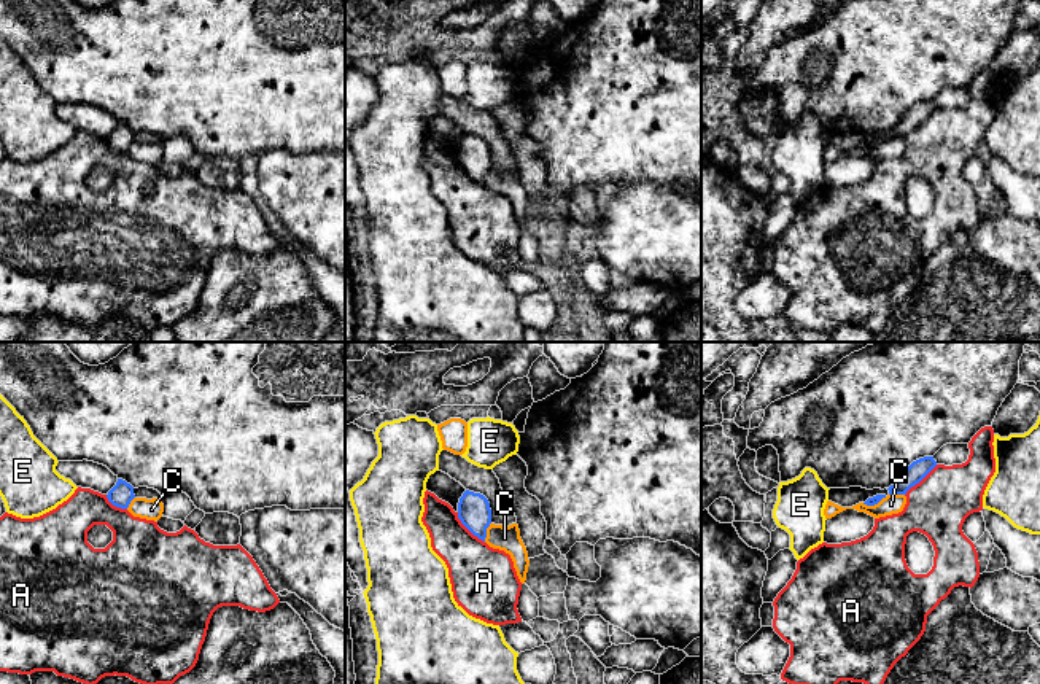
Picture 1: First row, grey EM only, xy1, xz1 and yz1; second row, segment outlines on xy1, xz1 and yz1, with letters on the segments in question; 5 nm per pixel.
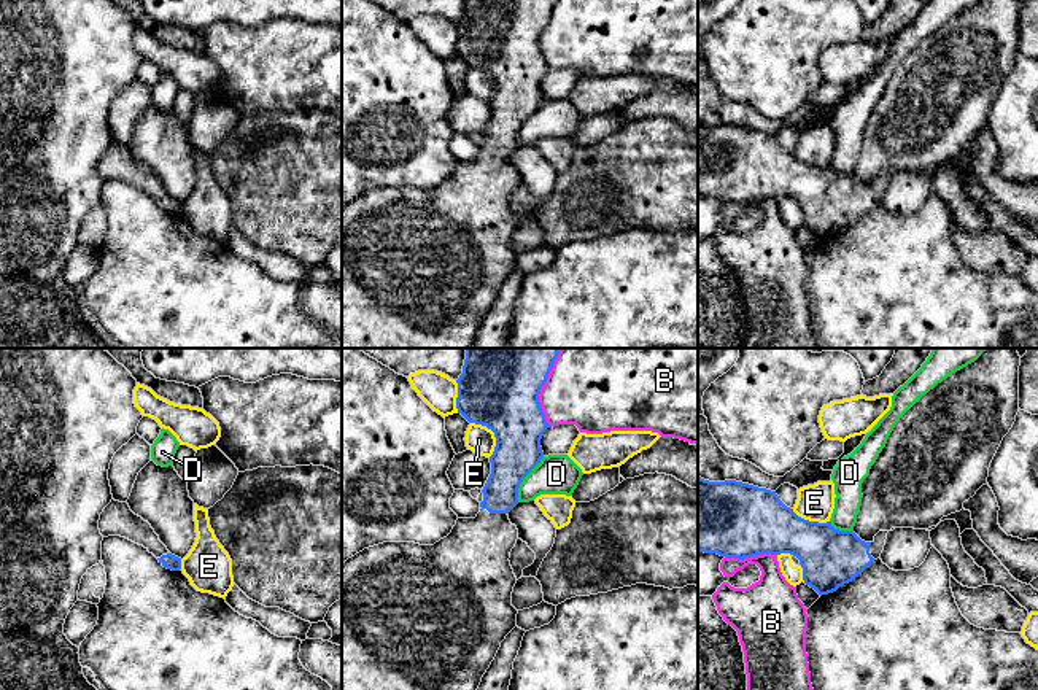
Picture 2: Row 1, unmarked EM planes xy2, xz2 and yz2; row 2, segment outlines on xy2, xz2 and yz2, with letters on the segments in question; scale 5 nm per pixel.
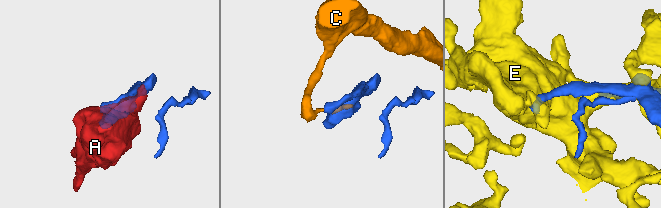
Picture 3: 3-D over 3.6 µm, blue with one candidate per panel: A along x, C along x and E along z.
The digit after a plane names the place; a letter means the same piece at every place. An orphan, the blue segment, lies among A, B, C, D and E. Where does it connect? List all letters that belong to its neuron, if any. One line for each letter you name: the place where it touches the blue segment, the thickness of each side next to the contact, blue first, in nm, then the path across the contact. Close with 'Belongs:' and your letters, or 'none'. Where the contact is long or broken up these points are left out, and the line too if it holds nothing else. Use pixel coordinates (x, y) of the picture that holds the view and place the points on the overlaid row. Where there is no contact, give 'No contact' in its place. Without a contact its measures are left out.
Belongs: none

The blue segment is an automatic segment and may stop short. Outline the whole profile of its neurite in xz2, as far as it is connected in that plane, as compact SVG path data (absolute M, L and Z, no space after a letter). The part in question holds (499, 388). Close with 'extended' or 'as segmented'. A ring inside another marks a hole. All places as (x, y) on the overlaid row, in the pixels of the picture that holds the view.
M466 348L463 374L456 380L456 409L469 423L494 432L491 474L482 490L475 518L458 518L451 533L434 545L383 542L342 563L342 690L477 690L501 642L517 626L512 606L517 577L510 552L518 529L509 512L518 504L523 479L540 463L540 439L550 426L539 393L561 348Z; extended

